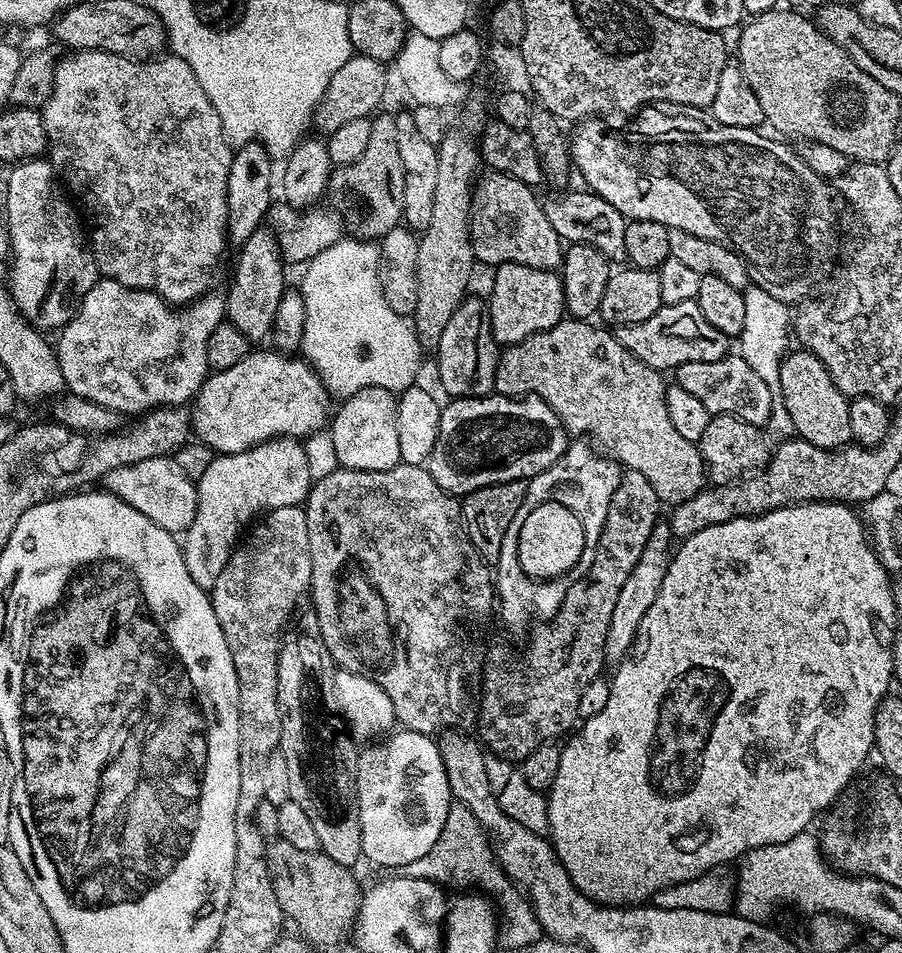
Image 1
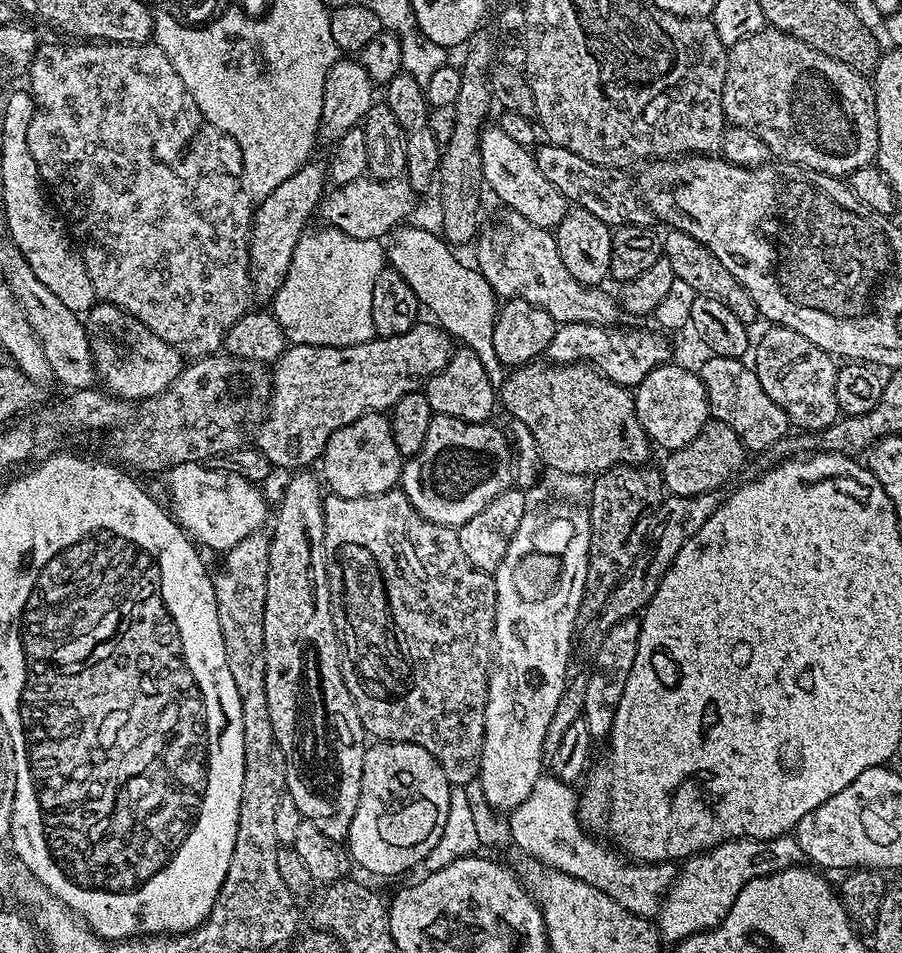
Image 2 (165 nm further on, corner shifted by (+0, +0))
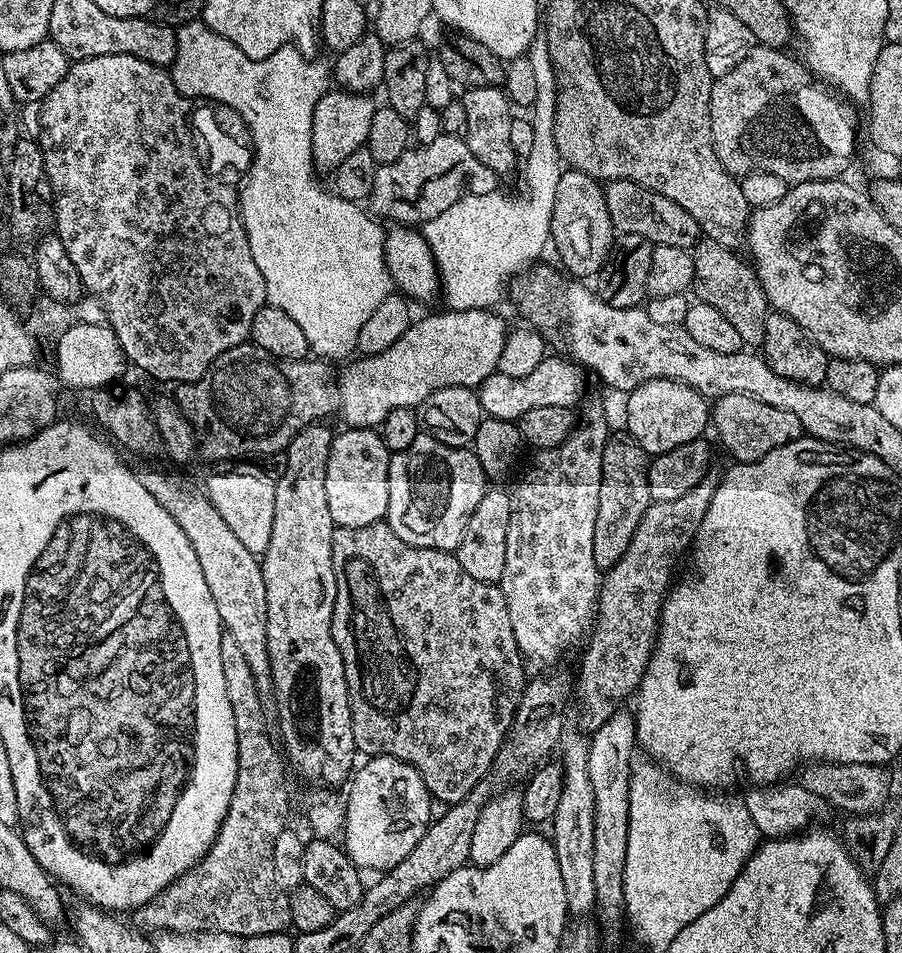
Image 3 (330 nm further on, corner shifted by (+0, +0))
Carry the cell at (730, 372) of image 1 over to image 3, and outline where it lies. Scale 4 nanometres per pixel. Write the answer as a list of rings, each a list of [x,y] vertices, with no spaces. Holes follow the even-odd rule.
[[[750,394],[715,397],[710,408],[710,424],[714,432],[716,428],[721,446],[733,456],[731,459],[737,464],[758,462],[758,458],[766,458],[770,450],[778,450],[778,446],[786,446],[805,435],[802,422],[798,422],[792,412],[778,410],[778,406],[770,406],[762,402],[760,397]]]

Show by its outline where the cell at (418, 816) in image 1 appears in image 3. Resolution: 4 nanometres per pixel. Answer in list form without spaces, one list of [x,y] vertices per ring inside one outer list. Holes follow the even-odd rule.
[[[373,756],[365,759],[359,767],[355,769],[350,783],[347,785],[346,807],[344,809],[344,830],[342,833],[343,851],[347,852],[352,863],[361,870],[373,868],[376,874],[383,874],[389,868],[398,866],[414,846],[418,846],[418,838],[426,834],[428,825],[434,819],[434,801],[432,795],[426,790],[426,782],[418,774],[414,766],[402,762],[393,756]]]

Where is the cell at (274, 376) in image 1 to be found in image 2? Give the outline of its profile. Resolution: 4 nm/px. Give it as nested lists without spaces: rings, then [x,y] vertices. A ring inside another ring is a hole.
[[[417,322],[413,328],[406,330],[406,334],[381,336],[354,346],[335,348],[321,344],[293,344],[285,348],[270,368],[272,398],[266,415],[259,421],[261,424],[254,447],[277,469],[307,469],[323,457],[326,442],[330,442],[330,434],[334,434],[334,430],[350,426],[350,422],[368,412],[387,413],[396,405],[398,398],[421,391],[422,385],[431,376],[437,376],[446,362],[450,362],[454,351],[454,340],[444,329],[432,322],[424,323]]]

